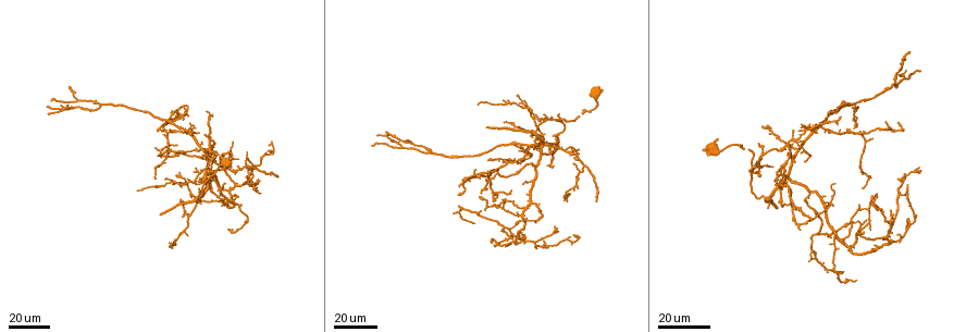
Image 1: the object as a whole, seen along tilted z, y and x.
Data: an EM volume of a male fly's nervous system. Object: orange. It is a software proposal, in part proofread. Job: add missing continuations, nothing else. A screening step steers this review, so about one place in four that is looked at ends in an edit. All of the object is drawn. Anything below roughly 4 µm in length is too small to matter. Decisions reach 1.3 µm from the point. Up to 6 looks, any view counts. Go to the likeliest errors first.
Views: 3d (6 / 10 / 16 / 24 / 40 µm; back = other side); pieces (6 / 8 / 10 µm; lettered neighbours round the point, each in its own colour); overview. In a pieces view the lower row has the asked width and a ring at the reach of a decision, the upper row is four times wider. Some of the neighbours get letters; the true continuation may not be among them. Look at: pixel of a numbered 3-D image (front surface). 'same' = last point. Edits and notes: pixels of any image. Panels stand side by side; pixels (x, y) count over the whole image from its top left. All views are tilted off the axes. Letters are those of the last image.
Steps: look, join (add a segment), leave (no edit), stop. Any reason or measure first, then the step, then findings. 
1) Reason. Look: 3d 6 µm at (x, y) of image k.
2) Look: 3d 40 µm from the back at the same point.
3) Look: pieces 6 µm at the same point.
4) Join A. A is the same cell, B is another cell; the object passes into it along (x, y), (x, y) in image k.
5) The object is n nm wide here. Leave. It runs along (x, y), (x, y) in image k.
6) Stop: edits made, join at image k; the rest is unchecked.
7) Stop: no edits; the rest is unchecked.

Long arm stops here. Look: 3d 24 µm at (595, 199) of image 1.

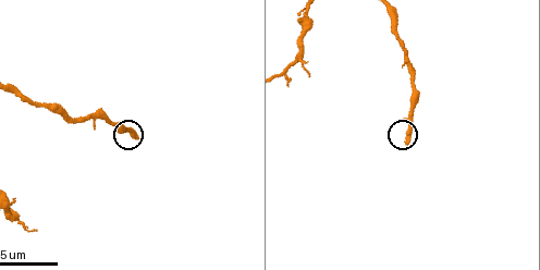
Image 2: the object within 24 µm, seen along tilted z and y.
Look: pieces 10 µm at (138, 136) of image 2.

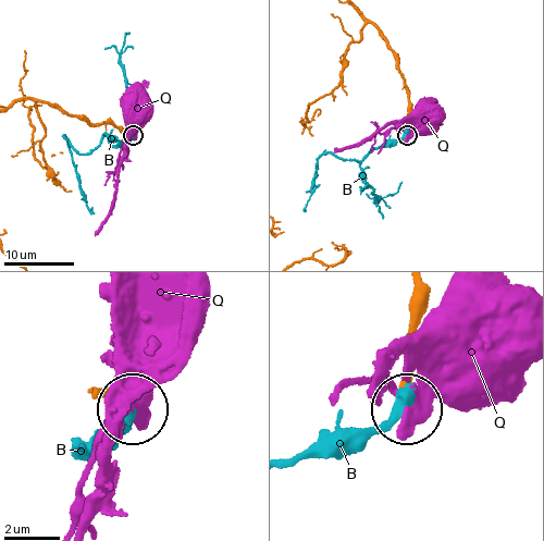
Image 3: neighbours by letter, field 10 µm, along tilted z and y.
Join B. B is the same cell, Q is another cell; the object passes into it along (415, 306), (399, 403), (367, 431), (326, 437), (293, 459) in image 3; it goes on there.

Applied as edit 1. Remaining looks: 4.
Look: overview.

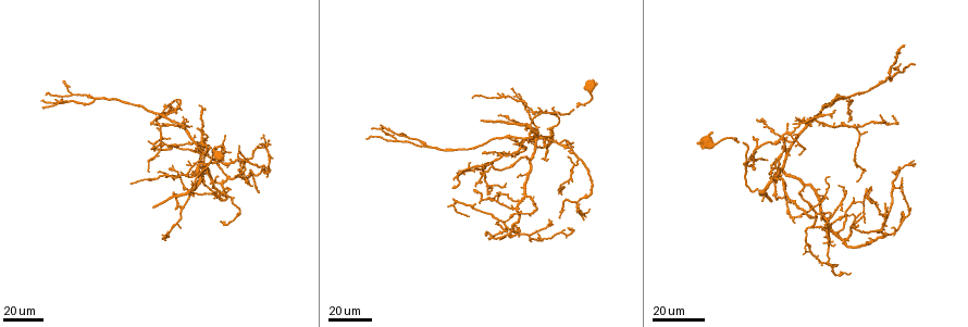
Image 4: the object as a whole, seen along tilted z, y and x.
Free end. Look: 3d 40 µm at (154, 207) of image 4.

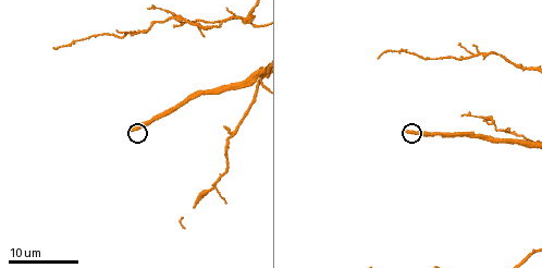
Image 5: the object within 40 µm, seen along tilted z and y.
Look: pieces 8 µm at (408, 129) of image 5.

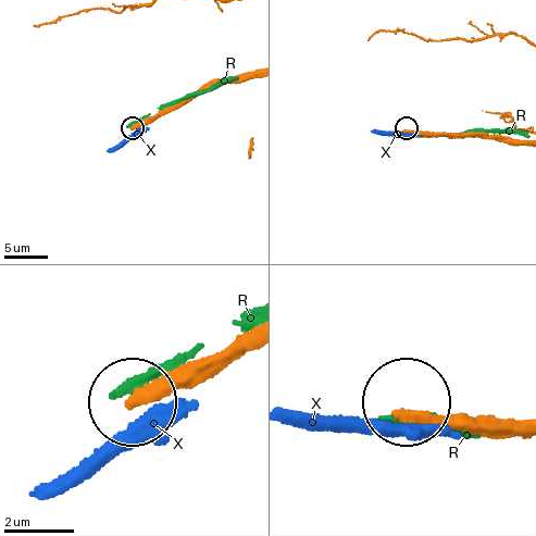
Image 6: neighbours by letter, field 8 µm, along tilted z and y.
Leave. R and X are other cells; no lettered segment goes on from it.

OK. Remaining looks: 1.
Stop: edits made, join at image 3; the rest is unchecked.

